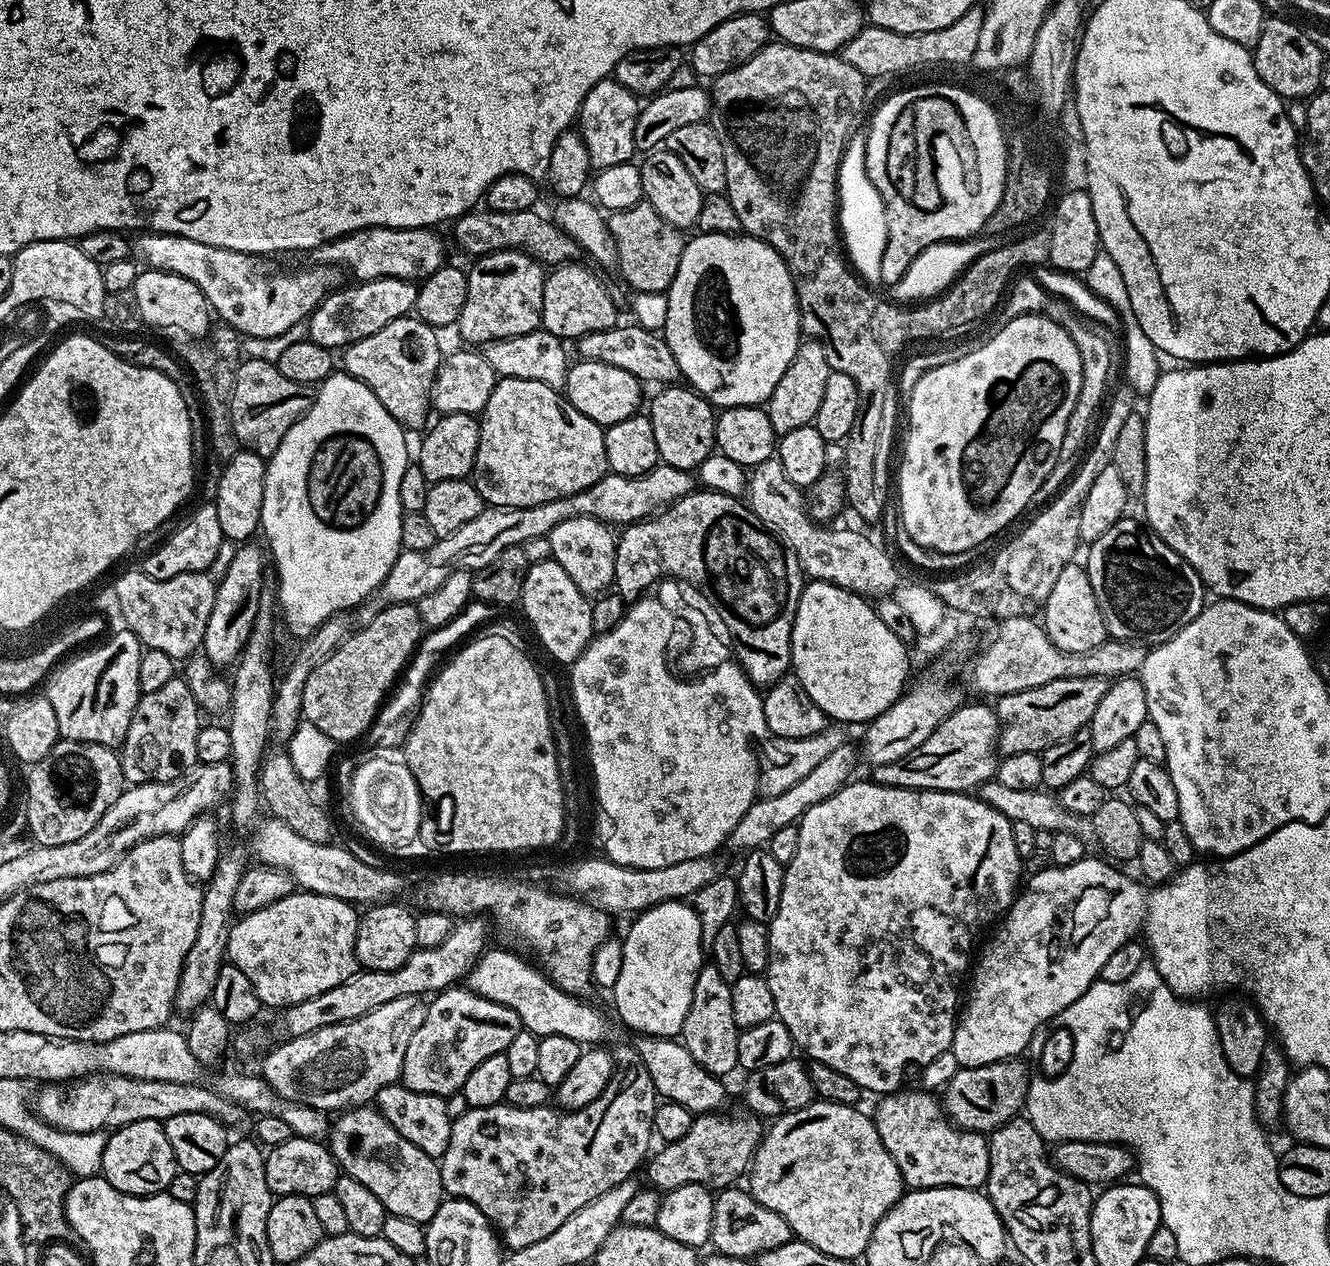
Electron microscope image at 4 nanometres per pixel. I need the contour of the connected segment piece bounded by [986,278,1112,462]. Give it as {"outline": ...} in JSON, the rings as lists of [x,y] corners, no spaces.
{"outline":[[[1035,278],[1019,280],[1020,279],[1017,279],[1015,283],[1011,285],[1010,291],[1008,292],[1008,295],[1012,297],[1012,304],[1004,300],[1003,303],[997,307],[996,311],[987,317],[987,331],[994,333],[1002,330],[1002,326],[1006,326],[1014,318],[1024,316],[1024,308],[1044,308],[1044,316],[1054,322],[1058,322],[1058,326],[1065,328],[1070,334],[1070,338],[1074,338],[1074,346],[1078,346],[1078,358],[1082,358],[1082,390],[1078,390],[1078,402],[1074,402],[1074,410],[1070,414],[1070,422],[1066,426],[1066,434],[1062,438],[1060,459],[1064,462],[1072,459],[1075,461],[1078,453],[1085,447],[1086,441],[1089,439],[1088,427],[1092,424],[1092,415],[1094,415],[1096,411],[1099,413],[1102,405],[1105,403],[1106,392],[1104,396],[1104,387],[1107,386],[1108,375],[1112,372],[1112,352],[1108,349],[1107,342],[1095,332],[1097,329],[1093,327],[1087,319],[1081,316],[1080,313],[1072,307],[1071,303],[1057,296],[1052,296],[1051,293],[1039,285]]]}

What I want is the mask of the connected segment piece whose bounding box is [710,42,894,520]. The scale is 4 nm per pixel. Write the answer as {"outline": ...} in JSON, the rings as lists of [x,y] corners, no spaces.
{"outline":[[[769,42],[764,45],[762,51],[754,54],[754,58],[750,58],[746,63],[738,65],[734,70],[715,77],[711,81],[712,114],[710,123],[713,130],[718,134],[718,138],[722,138],[722,154],[726,154],[726,182],[728,183],[726,195],[730,205],[734,206],[735,213],[738,214],[743,231],[747,235],[764,240],[784,259],[796,287],[796,301],[800,303],[801,329],[811,339],[822,344],[826,358],[831,360],[831,371],[850,374],[850,378],[854,378],[854,382],[858,386],[858,418],[854,418],[854,430],[850,430],[847,441],[842,448],[844,494],[848,508],[849,506],[852,507],[864,520],[876,520],[884,512],[884,492],[880,489],[880,476],[876,473],[876,463],[880,460],[880,431],[884,428],[884,407],[888,404],[888,387],[894,384],[894,368],[892,372],[892,364],[888,361],[891,360],[889,353],[884,352],[882,346],[878,346],[878,342],[870,330],[870,318],[874,314],[874,306],[877,301],[868,293],[870,291],[869,285],[853,271],[845,253],[842,251],[841,230],[837,219],[837,180],[839,178],[840,159],[843,158],[844,149],[848,147],[848,141],[857,127],[856,119],[859,118],[860,111],[864,108],[864,84],[866,84],[866,77],[854,66],[850,66],[850,62],[846,62],[843,55],[831,52],[815,52],[789,44]]]}

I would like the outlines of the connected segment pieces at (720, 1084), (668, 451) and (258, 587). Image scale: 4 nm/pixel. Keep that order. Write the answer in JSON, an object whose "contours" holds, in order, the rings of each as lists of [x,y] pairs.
{"contours":[[[[637,1035],[635,1039],[636,1053],[642,1058],[642,1062],[654,1082],[657,1097],[678,1102],[678,1106],[686,1106],[686,1110],[690,1110],[694,1114],[723,1109],[725,1081],[719,1076],[702,1070],[702,1066],[698,1066],[698,1062],[694,1062],[690,1050],[686,1050],[686,1046],[679,1039],[642,1035]]],[[[664,386],[657,392],[660,393],[646,408],[646,415],[654,426],[654,442],[658,442],[660,459],[678,470],[692,472],[706,462],[716,448],[717,409],[687,386]]],[[[256,542],[241,543],[236,549],[234,558],[231,559],[230,566],[220,580],[216,581],[214,606],[210,609],[210,622],[206,622],[206,634],[202,645],[202,654],[212,663],[213,669],[224,670],[220,668],[227,669],[235,665],[252,633],[260,609],[260,598],[266,590],[264,588],[266,552],[261,545],[260,548]]]]}

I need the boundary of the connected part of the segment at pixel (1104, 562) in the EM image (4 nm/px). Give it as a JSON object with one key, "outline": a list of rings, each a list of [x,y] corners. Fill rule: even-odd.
{"outline":[[[1125,518],[1110,526],[1087,549],[1086,567],[1109,637],[1155,646],[1165,644],[1198,618],[1206,603],[1206,589],[1194,566],[1137,520]]]}

